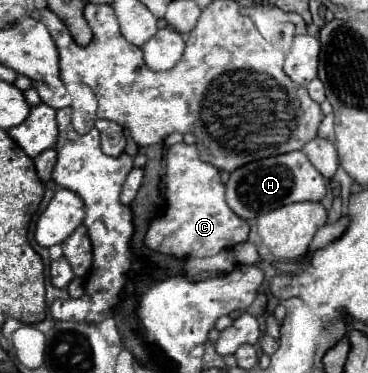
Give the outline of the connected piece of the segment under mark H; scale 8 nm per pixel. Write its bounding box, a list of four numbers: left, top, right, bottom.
[227,150,327,220]

